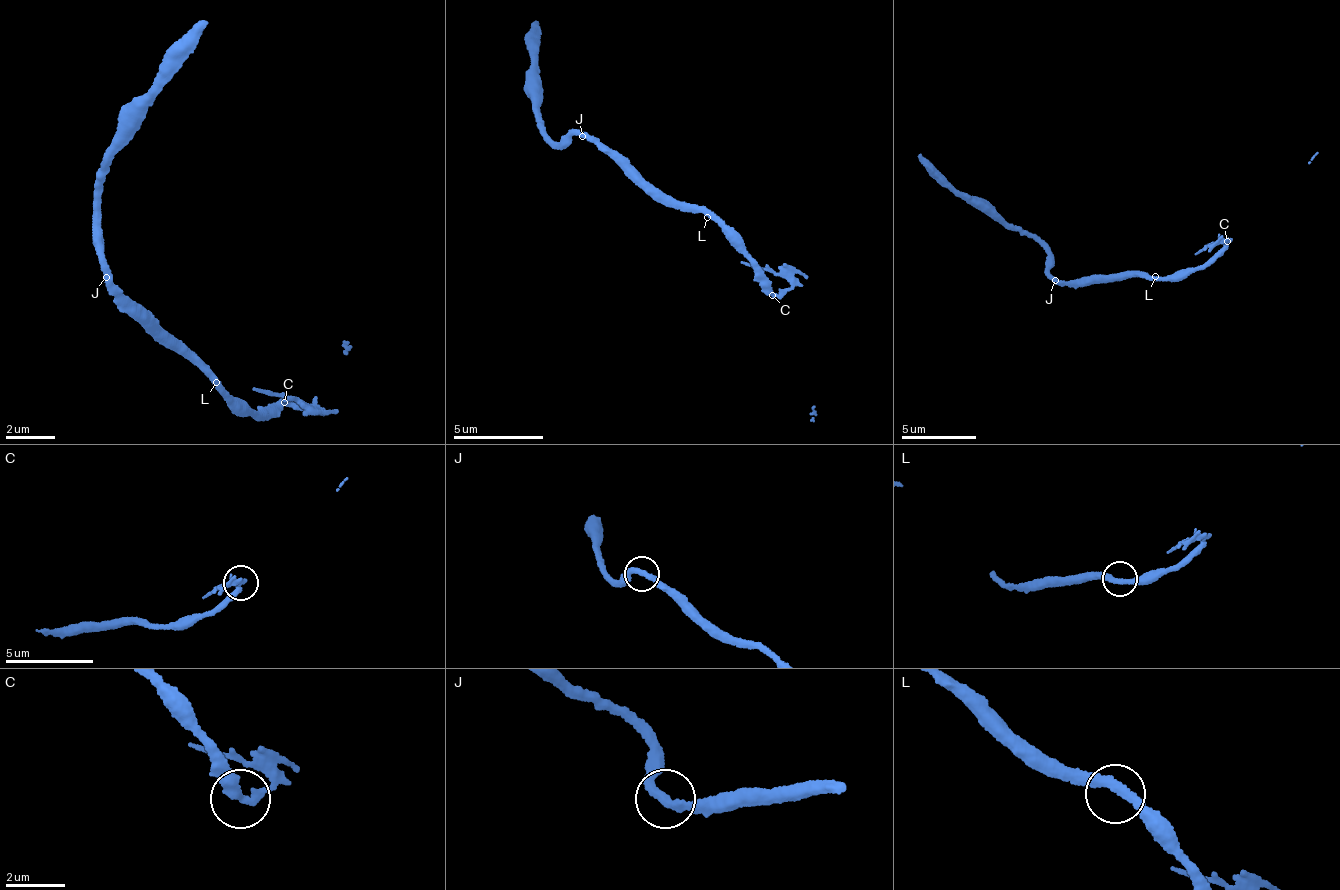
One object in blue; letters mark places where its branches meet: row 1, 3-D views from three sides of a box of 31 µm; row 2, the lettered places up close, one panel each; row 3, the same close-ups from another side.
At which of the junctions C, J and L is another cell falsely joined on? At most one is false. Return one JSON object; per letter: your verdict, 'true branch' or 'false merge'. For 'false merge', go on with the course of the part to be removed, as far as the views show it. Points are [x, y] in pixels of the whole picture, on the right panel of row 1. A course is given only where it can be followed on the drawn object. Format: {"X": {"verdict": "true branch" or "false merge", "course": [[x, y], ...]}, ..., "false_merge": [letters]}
{"C": {"verdict": "false merge", "course": [[1228, 242], [1196, 253]]}, "J": {"verdict": "true branch"}, "L": {"verdict": "true branch"}, "false_merge": ["C"]}

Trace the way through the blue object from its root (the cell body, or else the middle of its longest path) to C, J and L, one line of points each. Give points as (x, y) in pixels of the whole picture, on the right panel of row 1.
C: (1111, 281), (1128, 273), (1139, 276), (1142, 274), (1151, 279), (1192, 271), (1228, 242)
J: (1111, 281), (1074, 290), (1055, 280)
L: (1111, 281), (1128, 273), (1133, 275), (1145, 271), (1155, 276)

